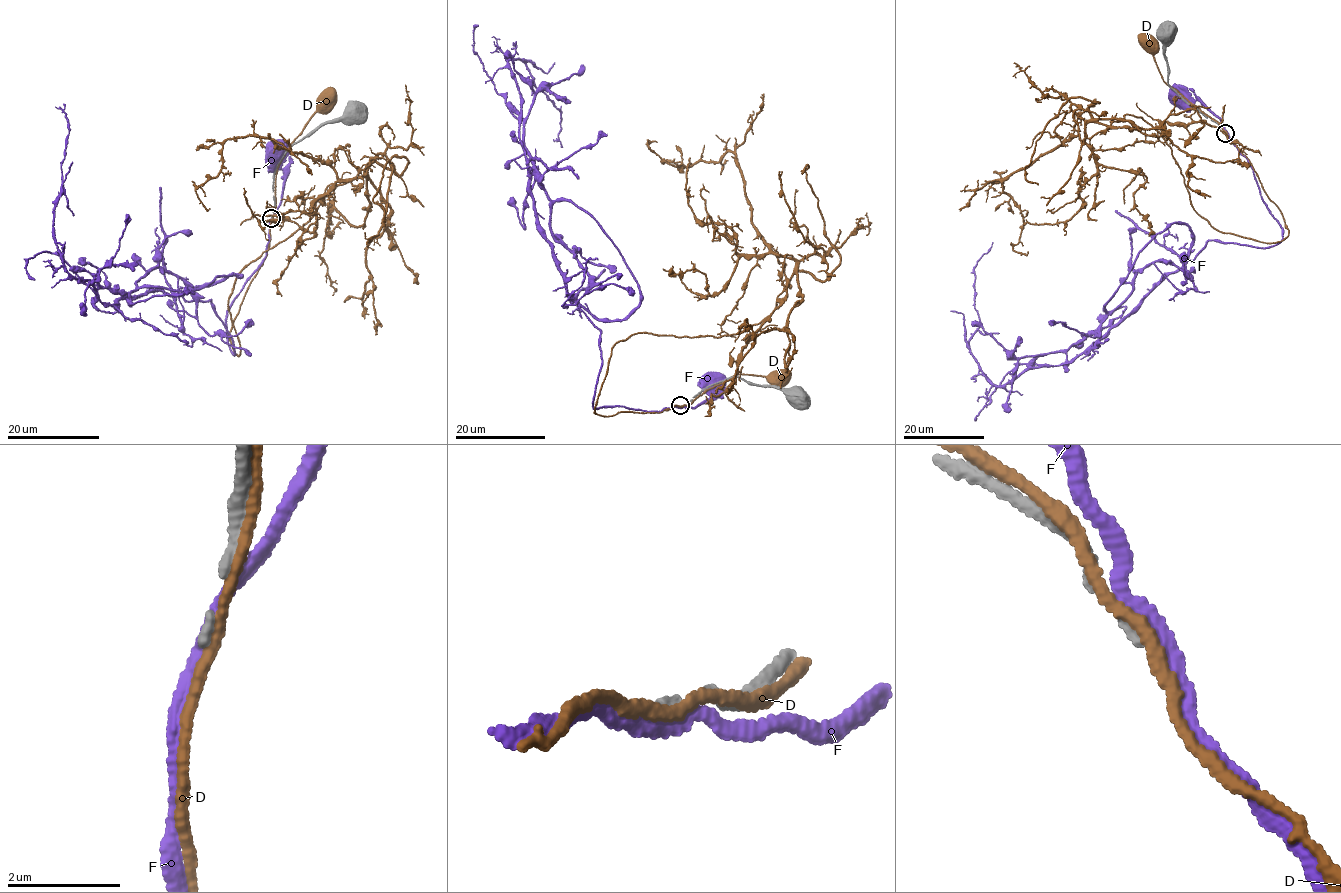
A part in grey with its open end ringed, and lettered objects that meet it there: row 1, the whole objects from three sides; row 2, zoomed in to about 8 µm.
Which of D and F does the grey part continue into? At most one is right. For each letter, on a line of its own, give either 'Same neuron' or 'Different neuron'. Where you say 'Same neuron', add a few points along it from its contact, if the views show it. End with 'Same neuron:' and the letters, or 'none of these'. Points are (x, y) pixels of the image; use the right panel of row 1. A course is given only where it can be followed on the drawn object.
D: Different neuron
F: Different neuron
Same neuron: none of these

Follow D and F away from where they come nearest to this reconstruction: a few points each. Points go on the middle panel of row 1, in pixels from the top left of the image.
D: (680, 406), (690, 403), (701, 394), (737, 375), (778, 380)
F: (681, 406), (692, 408), (708, 399), (712, 378)

